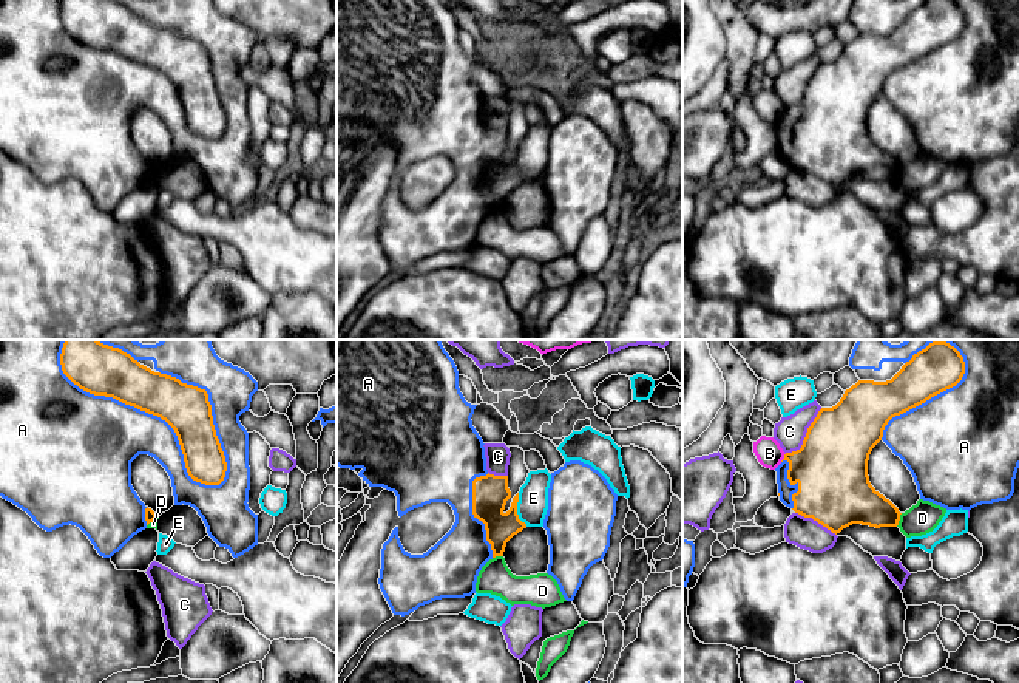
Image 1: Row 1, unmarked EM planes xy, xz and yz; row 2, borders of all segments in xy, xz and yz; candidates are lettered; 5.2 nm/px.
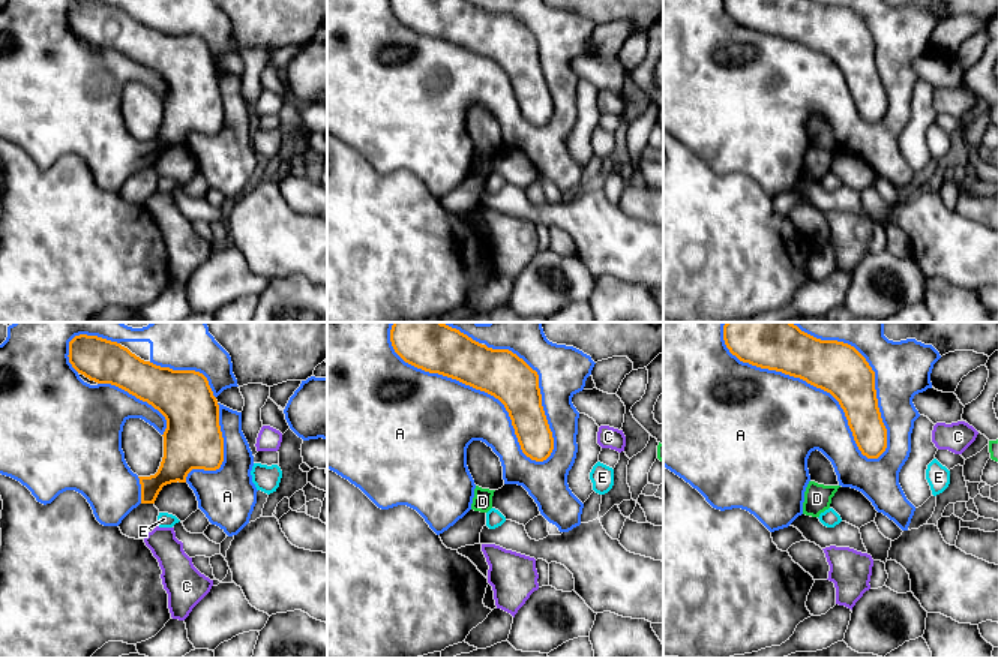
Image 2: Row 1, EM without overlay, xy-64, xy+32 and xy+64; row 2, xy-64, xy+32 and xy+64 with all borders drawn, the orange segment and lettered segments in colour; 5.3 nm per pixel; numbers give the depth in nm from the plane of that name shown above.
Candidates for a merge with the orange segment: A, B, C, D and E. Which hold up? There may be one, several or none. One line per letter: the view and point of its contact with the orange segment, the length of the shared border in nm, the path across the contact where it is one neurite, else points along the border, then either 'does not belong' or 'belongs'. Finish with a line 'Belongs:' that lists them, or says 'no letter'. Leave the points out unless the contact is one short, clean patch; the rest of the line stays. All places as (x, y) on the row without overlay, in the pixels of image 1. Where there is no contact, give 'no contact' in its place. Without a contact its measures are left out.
A: contact xy (147, 65); length 1100 nm; belongs
B: contact yz (785, 112); length 60 nm; border yz (786, 107), (780, 115); does not belong
C: contact yz (806, 88); length 300 nm; does not belong
D: contact yz (899, 173); length 80 nm; border yz (902, 167), (896, 180); does not belong
E: contact xz (516, 164); length 180 nm; does not belong
Belongs: A

